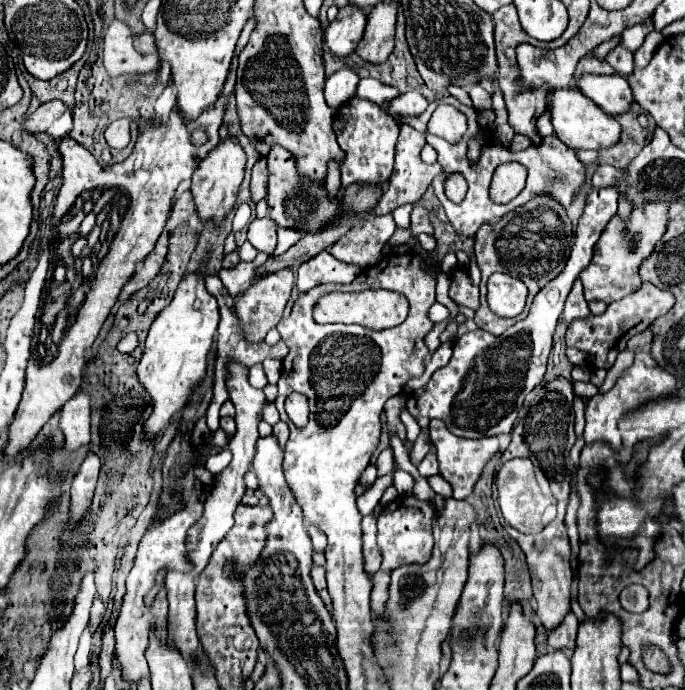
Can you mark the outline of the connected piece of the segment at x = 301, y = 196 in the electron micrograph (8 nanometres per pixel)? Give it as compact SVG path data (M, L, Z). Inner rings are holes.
M273 146L269 156L267 156L267 204L269 204L269 218L273 218L279 226L285 228L297 228L297 230L309 230L309 232L319 232L325 222L333 220L337 216L337 200L329 200L327 192L321 184L311 184L303 178L297 176L295 172L295 160L293 156L279 148Z

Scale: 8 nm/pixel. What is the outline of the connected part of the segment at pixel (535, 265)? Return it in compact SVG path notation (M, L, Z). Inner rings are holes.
M535 196L535 200L529 200L525 206L505 214L495 226L481 226L475 236L475 256L477 256L477 266L481 270L481 284L479 284L481 304L475 312L475 324L481 330L491 332L493 336L501 336L511 324L525 318L531 306L531 300L539 292L539 288L543 288L547 282L559 276L559 272L565 268L569 250L571 250L571 240L573 240L571 220L567 218L563 206L547 196ZM493 272L505 272L509 276L515 276L523 280L525 286L529 288L527 306L521 312L521 316L497 318L489 310L487 300L485 300L485 282Z

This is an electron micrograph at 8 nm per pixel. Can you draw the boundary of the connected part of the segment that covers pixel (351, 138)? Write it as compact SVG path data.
M353 98L351 102L343 104L337 110L335 120L333 120L333 128L337 134L339 146L347 154L347 158L341 166L343 188L347 188L351 184L373 184L373 186L385 184L393 172L395 142L399 136L397 122L381 108L375 108L375 104L371 104L371 100Z

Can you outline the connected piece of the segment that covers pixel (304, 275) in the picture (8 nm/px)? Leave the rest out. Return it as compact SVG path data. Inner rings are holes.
M321 252L297 268L297 288L299 292L307 292L323 282L349 284L357 274L359 266L339 262L329 252Z

